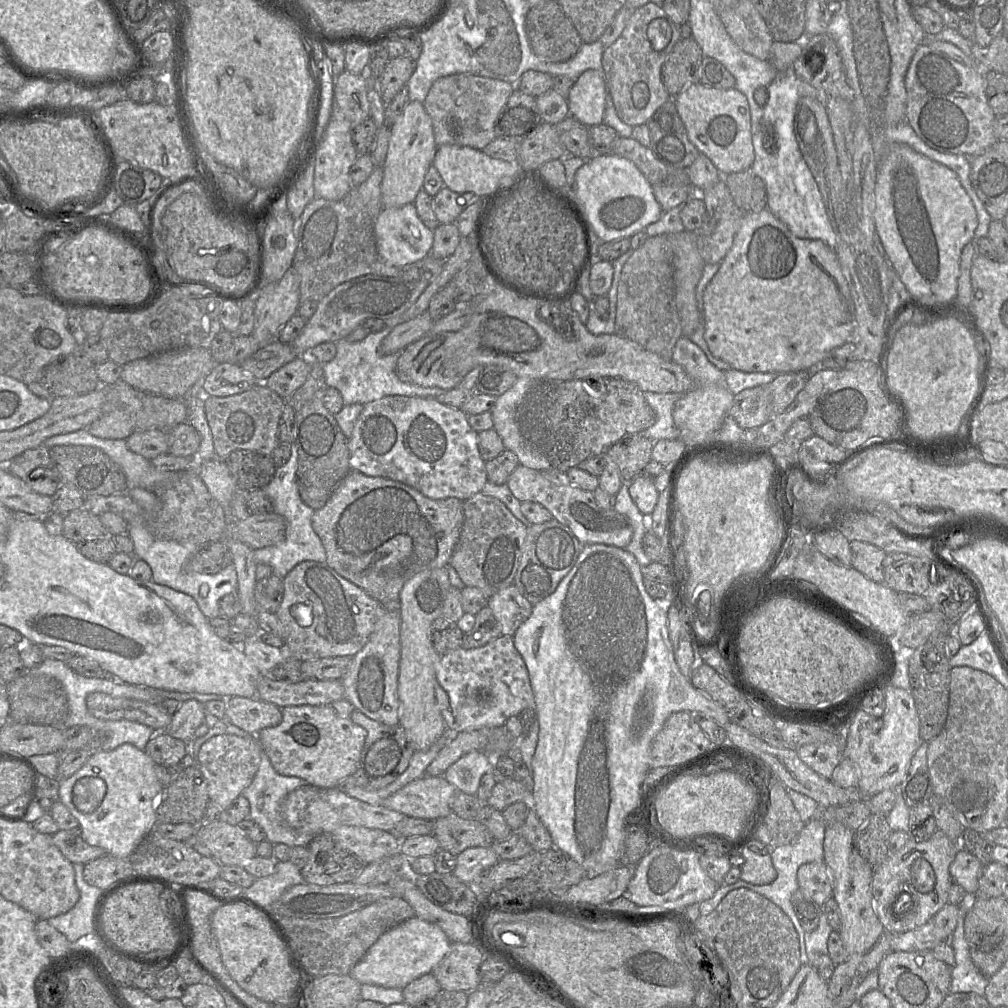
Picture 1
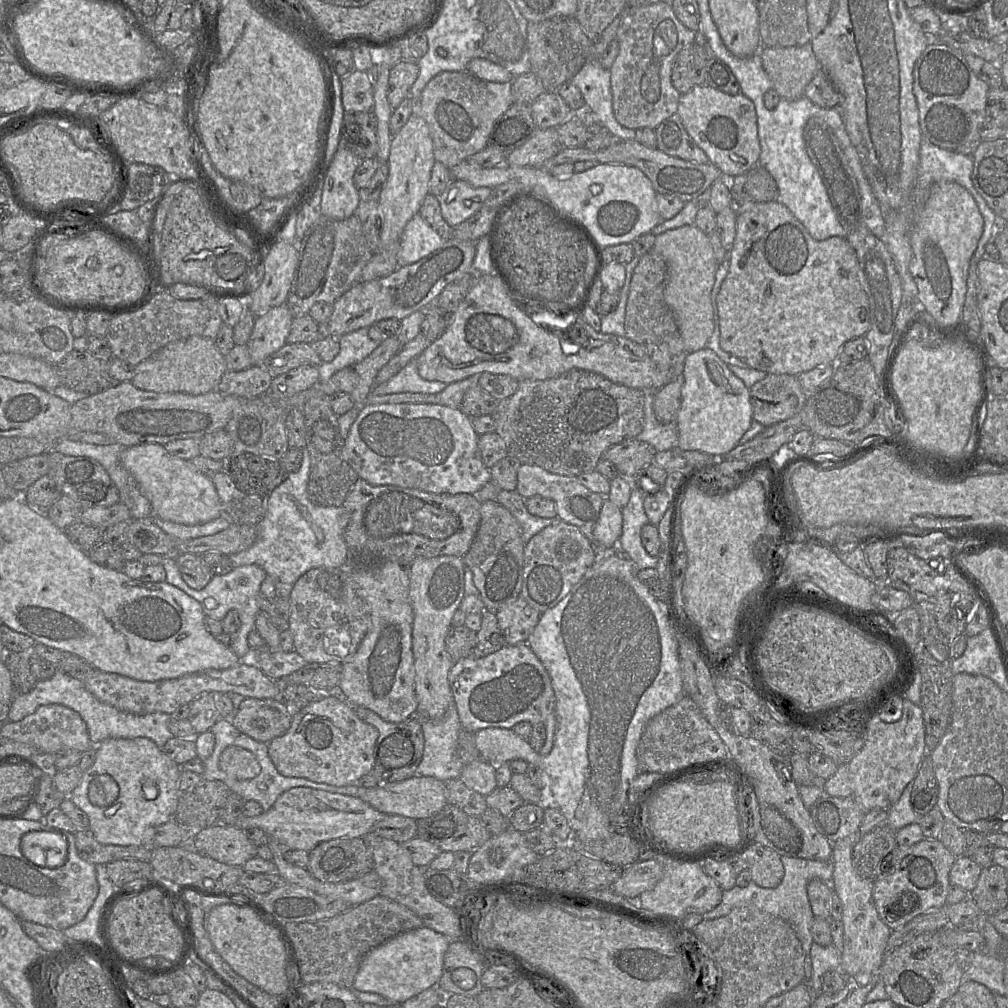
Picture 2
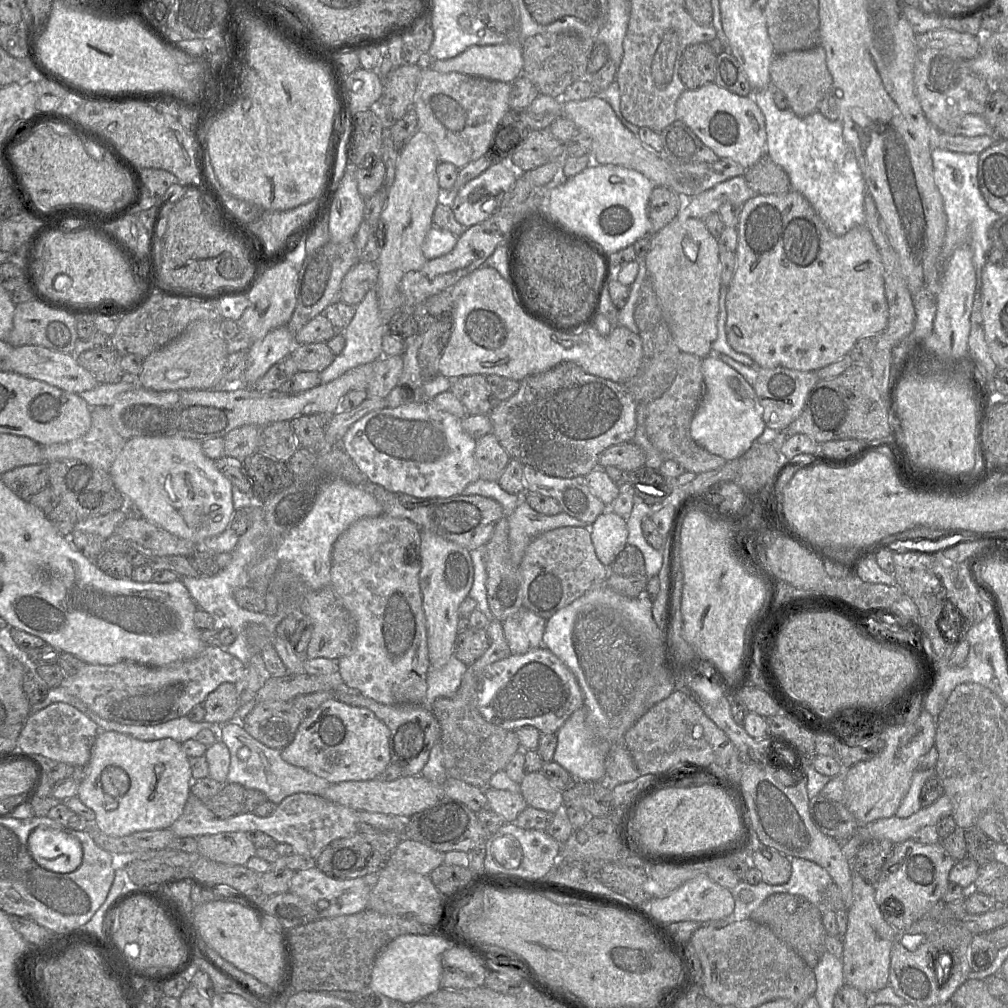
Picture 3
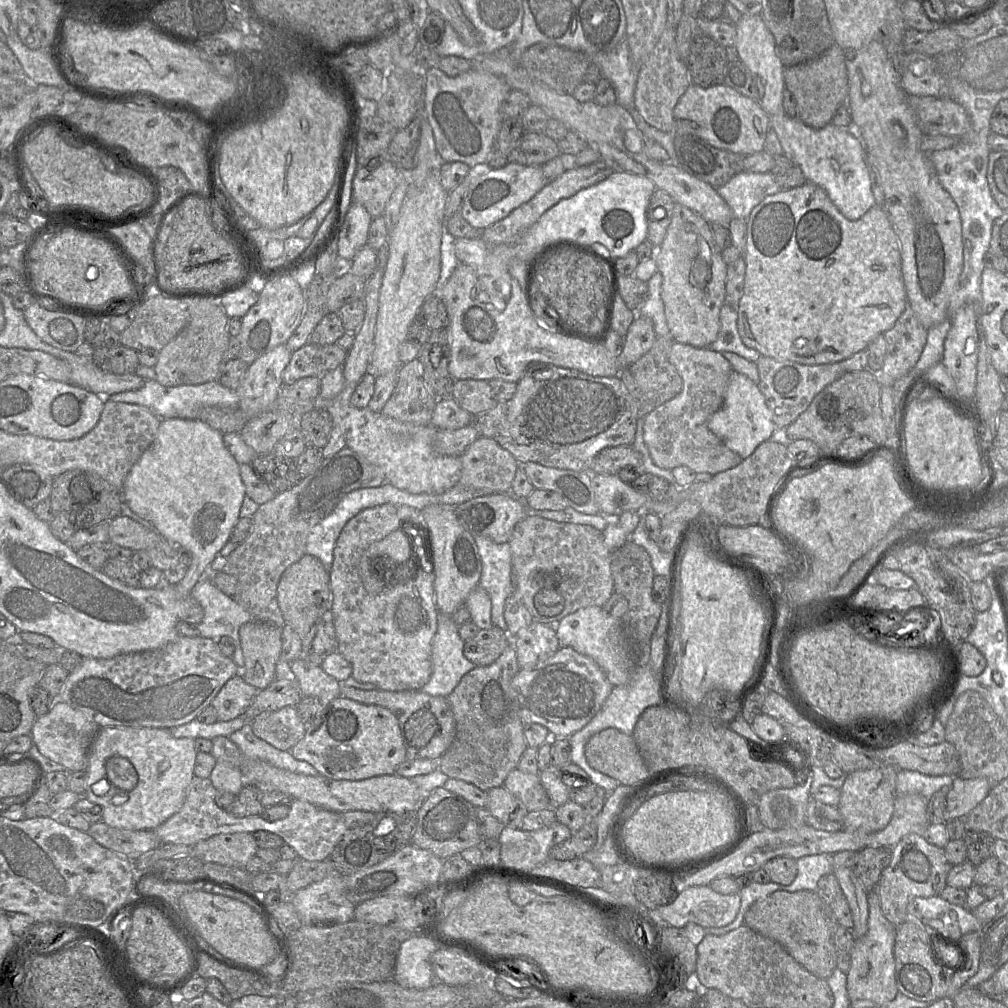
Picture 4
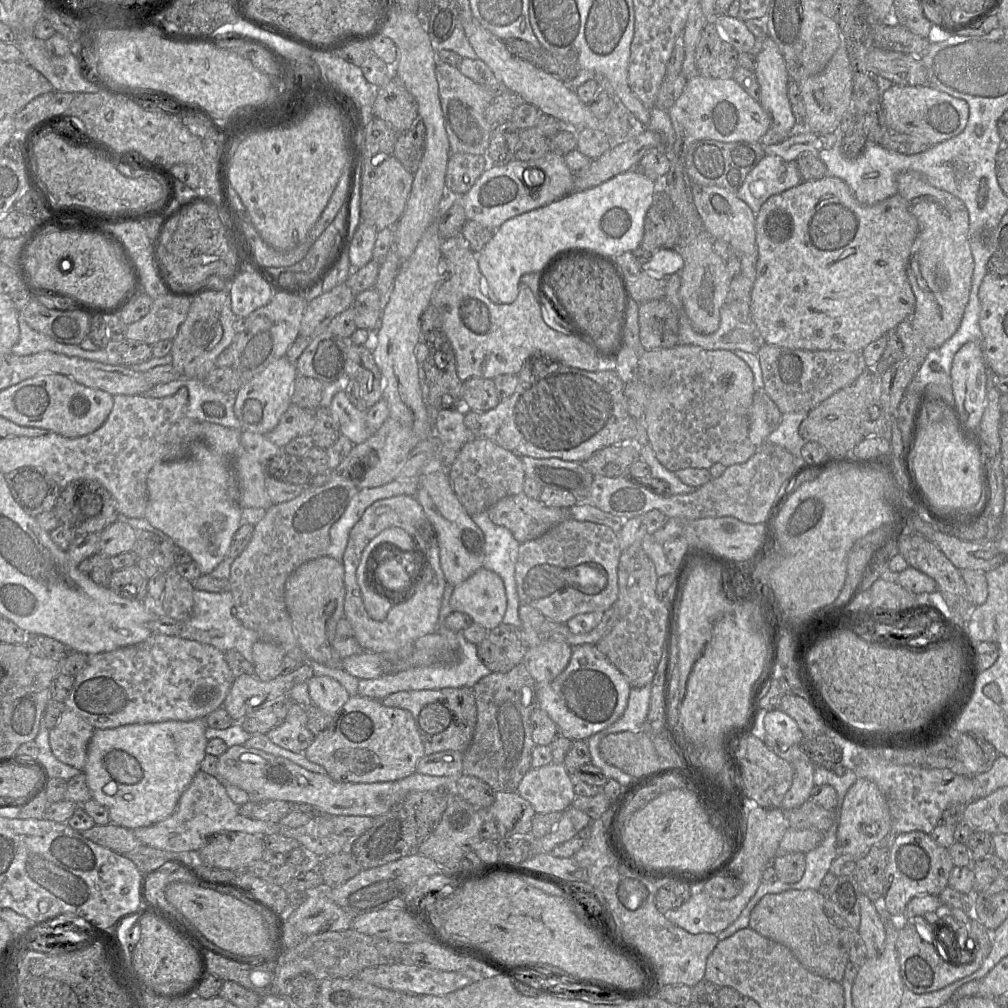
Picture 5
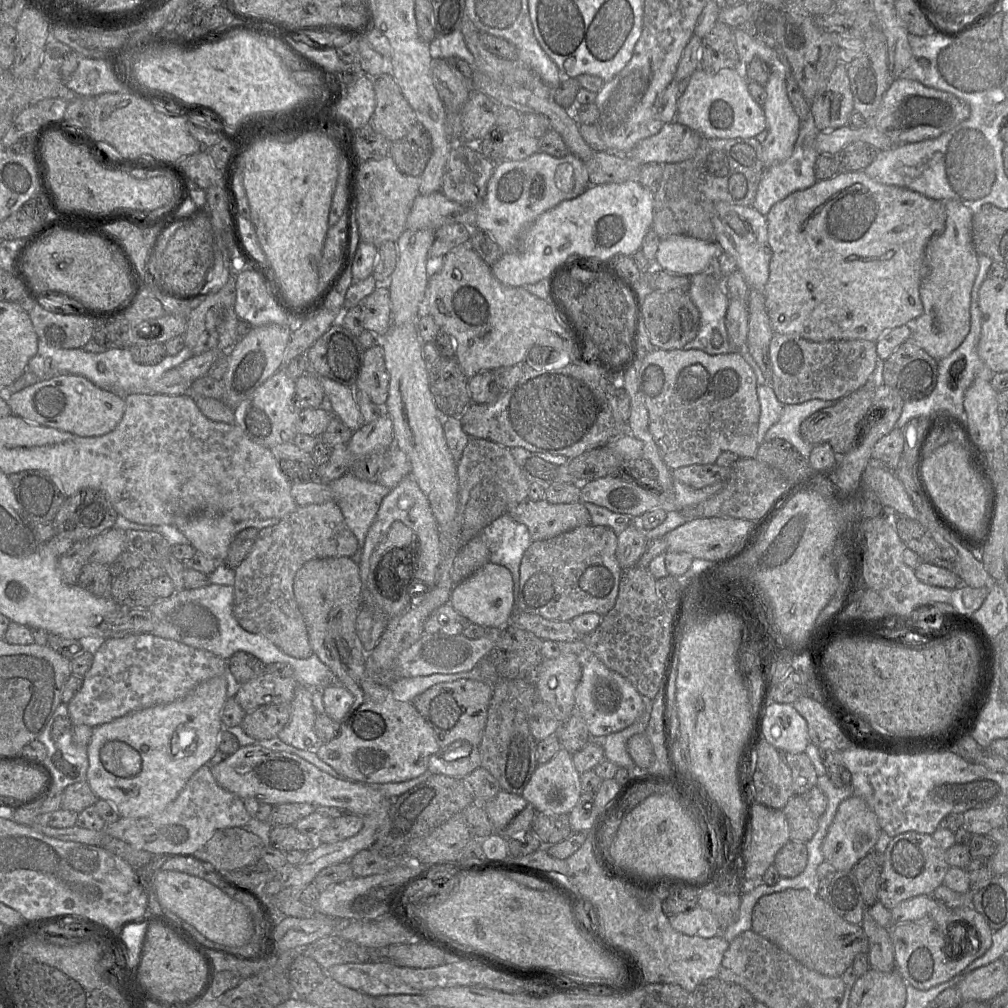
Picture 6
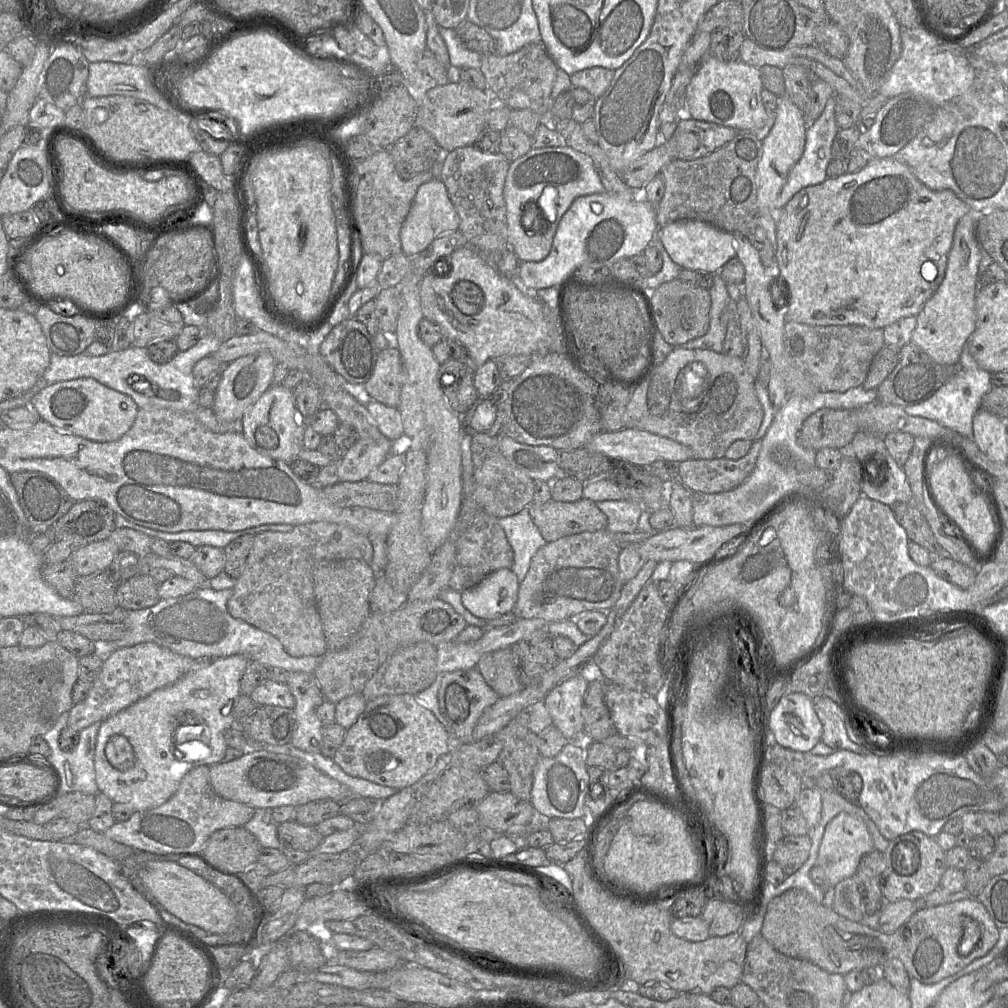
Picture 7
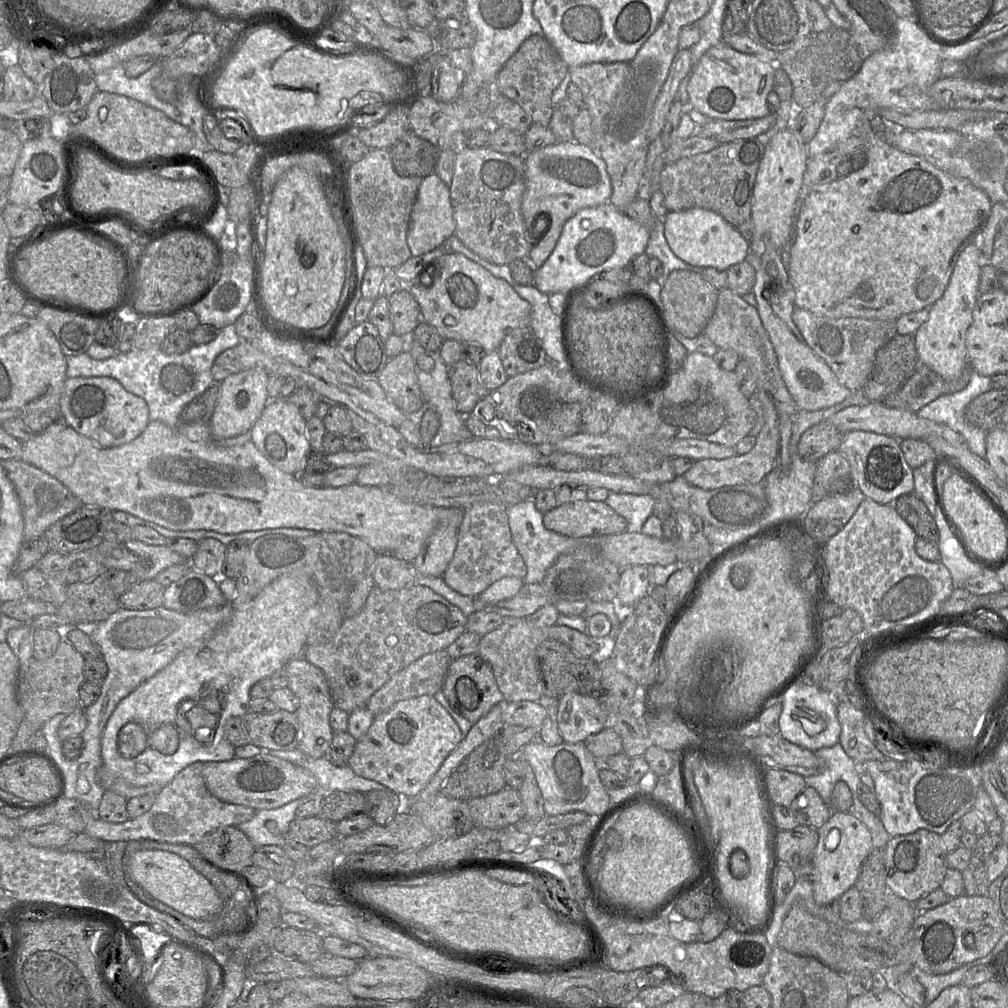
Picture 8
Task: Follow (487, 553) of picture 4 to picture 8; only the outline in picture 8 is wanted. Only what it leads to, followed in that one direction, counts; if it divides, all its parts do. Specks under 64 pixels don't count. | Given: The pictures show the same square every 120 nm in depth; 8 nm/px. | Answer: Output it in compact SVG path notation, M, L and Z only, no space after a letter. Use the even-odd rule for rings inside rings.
M527 499L513 506L507 506L506 511L513 542L527 567L527 573L523 579L524 584L541 582L547 570L560 555L577 548L591 548L589 546L590 537L572 538L546 529L543 524L543 513L536 508L533 499Z

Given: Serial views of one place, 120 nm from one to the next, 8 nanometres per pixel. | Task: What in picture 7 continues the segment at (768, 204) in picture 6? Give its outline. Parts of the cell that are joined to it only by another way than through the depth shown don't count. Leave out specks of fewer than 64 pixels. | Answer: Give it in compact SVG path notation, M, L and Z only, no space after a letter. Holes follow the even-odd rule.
M834 92L833 96L827 101L825 109L819 118L811 126L807 127L803 154L789 172L786 183L782 187L779 196L774 203L774 213L781 210L801 189L821 184L828 178L826 171L828 164L832 160L831 147L835 136L839 132L839 127L835 120L835 95Z

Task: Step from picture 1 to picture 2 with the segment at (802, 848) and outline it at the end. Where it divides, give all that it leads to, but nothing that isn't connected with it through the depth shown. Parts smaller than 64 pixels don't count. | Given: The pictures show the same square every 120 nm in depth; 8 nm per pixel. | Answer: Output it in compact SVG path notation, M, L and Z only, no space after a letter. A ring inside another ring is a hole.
M781 856L784 866L784 877L776 888L763 888L753 881L746 887L735 885L732 889L723 891L721 902L713 910L703 915L703 920L711 920L729 914L735 907L755 906L756 908L778 916L785 920L795 931L804 951L805 957L805 981L811 976L810 949L813 944L811 926L814 919L810 902L807 895L807 885L812 879L820 879L831 882L833 873L832 856L831 861L810 860L791 856Z

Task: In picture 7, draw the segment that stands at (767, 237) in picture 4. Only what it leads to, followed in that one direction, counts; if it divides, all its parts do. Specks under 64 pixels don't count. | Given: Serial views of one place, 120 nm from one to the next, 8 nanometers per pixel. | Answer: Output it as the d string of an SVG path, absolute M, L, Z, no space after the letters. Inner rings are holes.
M893 157L872 159L867 166L855 173L827 178L818 185L801 189L791 200L775 213L777 251L776 258L780 279L788 291L786 322L797 322L809 326L855 325L869 329L884 329L896 321L917 316L924 304L936 293L945 277L948 257L953 247L954 232L961 218L972 209L951 190L933 191L914 175L911 169Z

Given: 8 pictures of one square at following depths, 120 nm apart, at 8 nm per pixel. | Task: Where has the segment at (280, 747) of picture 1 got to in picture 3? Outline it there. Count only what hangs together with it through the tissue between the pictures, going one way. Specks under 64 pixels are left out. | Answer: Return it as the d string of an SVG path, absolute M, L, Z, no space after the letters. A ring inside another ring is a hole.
M332 697L301 721L294 740L281 750L281 757L330 784L373 780L391 763L389 738L389 728L371 710Z

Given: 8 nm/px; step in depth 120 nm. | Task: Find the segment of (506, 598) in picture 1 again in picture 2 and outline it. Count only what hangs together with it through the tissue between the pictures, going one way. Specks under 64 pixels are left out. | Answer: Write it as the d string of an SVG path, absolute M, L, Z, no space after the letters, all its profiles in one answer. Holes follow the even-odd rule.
M521 597L495 613L506 645L525 644L539 622L541 613Z

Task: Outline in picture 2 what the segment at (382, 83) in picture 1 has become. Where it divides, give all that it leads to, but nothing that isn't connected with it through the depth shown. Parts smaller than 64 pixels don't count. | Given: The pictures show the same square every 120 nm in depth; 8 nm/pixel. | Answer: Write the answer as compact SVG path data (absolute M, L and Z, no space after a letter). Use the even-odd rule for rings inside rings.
M400 61L391 68L388 101L393 109L410 96L410 89L419 75L417 63Z

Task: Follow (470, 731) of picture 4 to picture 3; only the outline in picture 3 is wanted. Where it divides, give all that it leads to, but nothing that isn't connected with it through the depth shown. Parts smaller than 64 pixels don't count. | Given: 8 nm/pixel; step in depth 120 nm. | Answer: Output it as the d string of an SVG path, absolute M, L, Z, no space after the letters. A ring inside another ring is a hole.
M497 619L489 621L486 632L490 640L489 647L480 658L467 667L456 694L452 697L440 697L432 704L432 712L441 726L443 765L448 777L479 788L487 788L491 777L504 770L517 752L523 751L515 731L488 722L478 707L477 692L482 673L489 665L511 655L502 622Z

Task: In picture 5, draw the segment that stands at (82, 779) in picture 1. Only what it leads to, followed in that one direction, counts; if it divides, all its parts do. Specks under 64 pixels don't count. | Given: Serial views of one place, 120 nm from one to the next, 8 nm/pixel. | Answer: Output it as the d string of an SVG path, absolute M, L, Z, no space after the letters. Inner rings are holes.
M204 718L95 729L83 772L92 799L108 809L110 823L136 829L171 816L181 795L200 770L208 742L206 729Z

